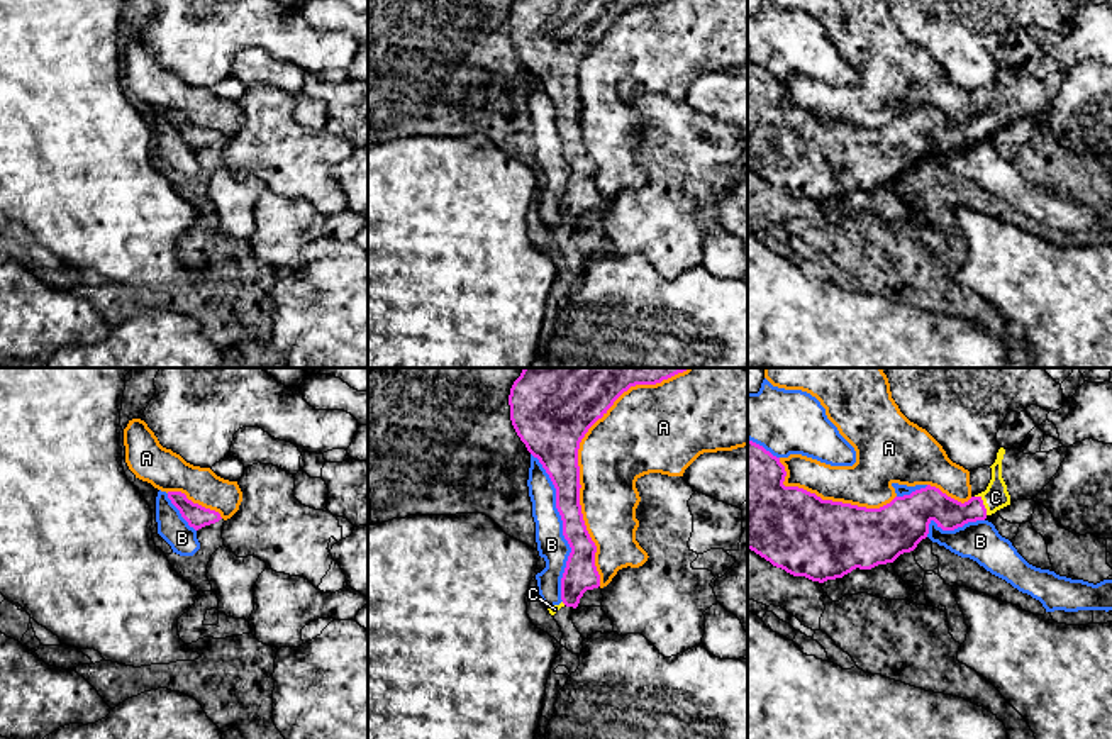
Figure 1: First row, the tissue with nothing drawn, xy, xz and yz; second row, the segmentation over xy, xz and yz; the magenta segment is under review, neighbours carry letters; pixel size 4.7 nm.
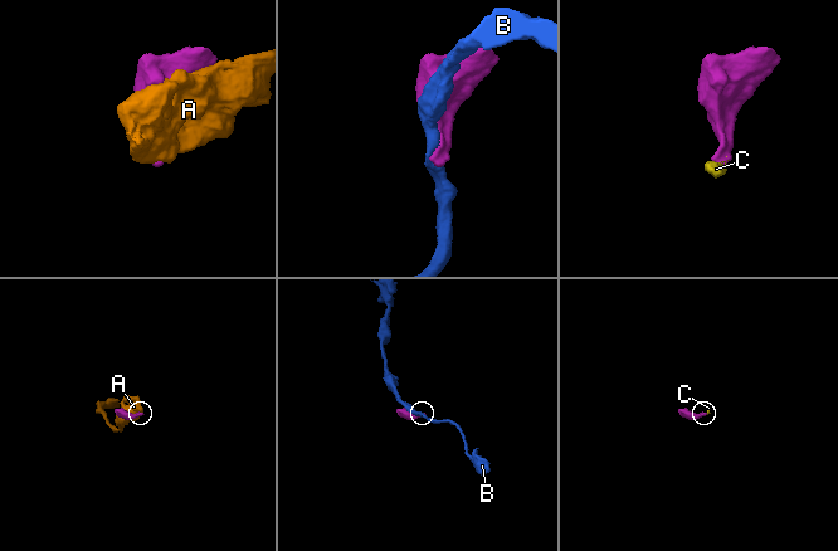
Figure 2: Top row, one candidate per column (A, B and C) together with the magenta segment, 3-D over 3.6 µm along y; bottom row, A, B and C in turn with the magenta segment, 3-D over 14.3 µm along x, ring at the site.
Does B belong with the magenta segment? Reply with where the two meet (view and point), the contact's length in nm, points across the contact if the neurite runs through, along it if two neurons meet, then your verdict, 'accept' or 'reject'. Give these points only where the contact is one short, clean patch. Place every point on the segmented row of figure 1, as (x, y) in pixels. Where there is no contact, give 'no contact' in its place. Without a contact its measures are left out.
meets magenta in xz at (563, 527); contact 700 nm long; reject

